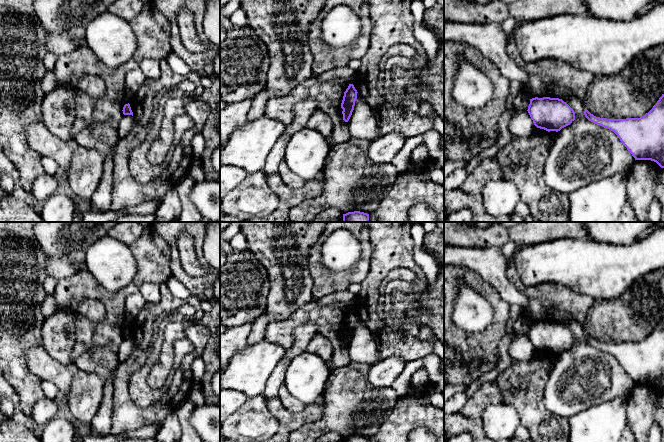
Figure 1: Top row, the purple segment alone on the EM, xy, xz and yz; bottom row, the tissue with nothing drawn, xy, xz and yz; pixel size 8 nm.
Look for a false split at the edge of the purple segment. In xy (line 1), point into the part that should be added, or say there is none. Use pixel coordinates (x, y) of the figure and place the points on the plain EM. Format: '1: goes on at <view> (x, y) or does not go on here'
1: does not go on here

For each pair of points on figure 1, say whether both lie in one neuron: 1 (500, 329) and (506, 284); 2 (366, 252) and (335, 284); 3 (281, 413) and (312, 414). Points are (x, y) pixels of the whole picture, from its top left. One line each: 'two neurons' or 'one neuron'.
1: two neurons
2: one neuron
3: one neuron

